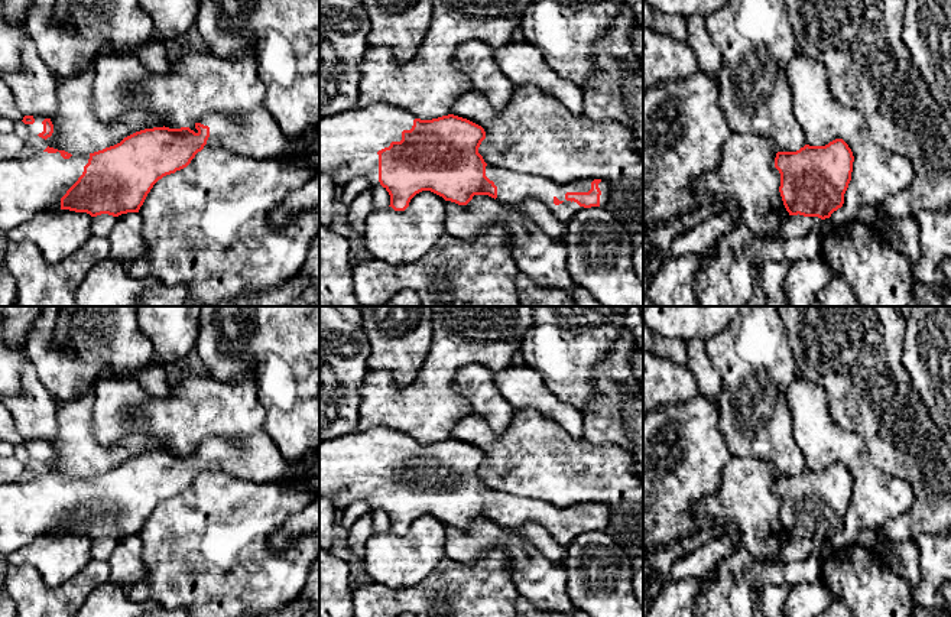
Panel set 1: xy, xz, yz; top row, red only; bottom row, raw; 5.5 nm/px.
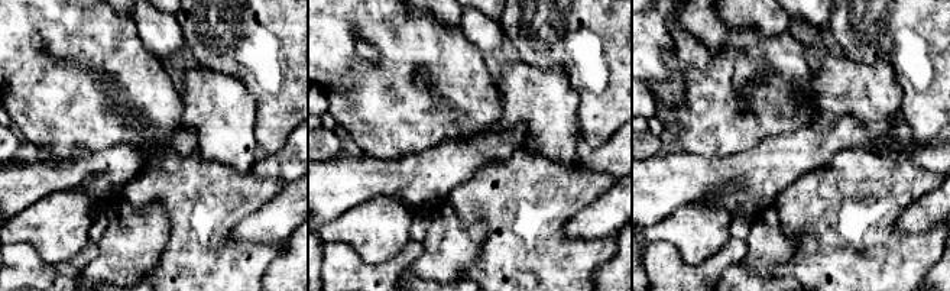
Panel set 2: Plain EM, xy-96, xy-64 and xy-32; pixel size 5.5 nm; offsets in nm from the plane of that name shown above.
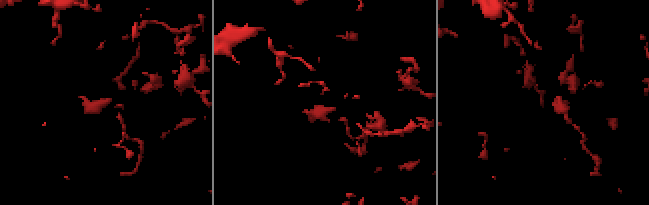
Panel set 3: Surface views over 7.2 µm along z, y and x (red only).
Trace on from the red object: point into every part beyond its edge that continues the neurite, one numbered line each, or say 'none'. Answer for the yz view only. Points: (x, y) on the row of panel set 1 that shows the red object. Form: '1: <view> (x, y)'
none

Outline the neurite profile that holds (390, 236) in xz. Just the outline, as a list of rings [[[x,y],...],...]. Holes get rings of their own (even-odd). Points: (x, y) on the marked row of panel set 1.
[[[422,191],[405,211],[392,207],[370,211],[363,231],[364,247],[380,262],[418,262],[445,234],[445,218],[447,201]]]

